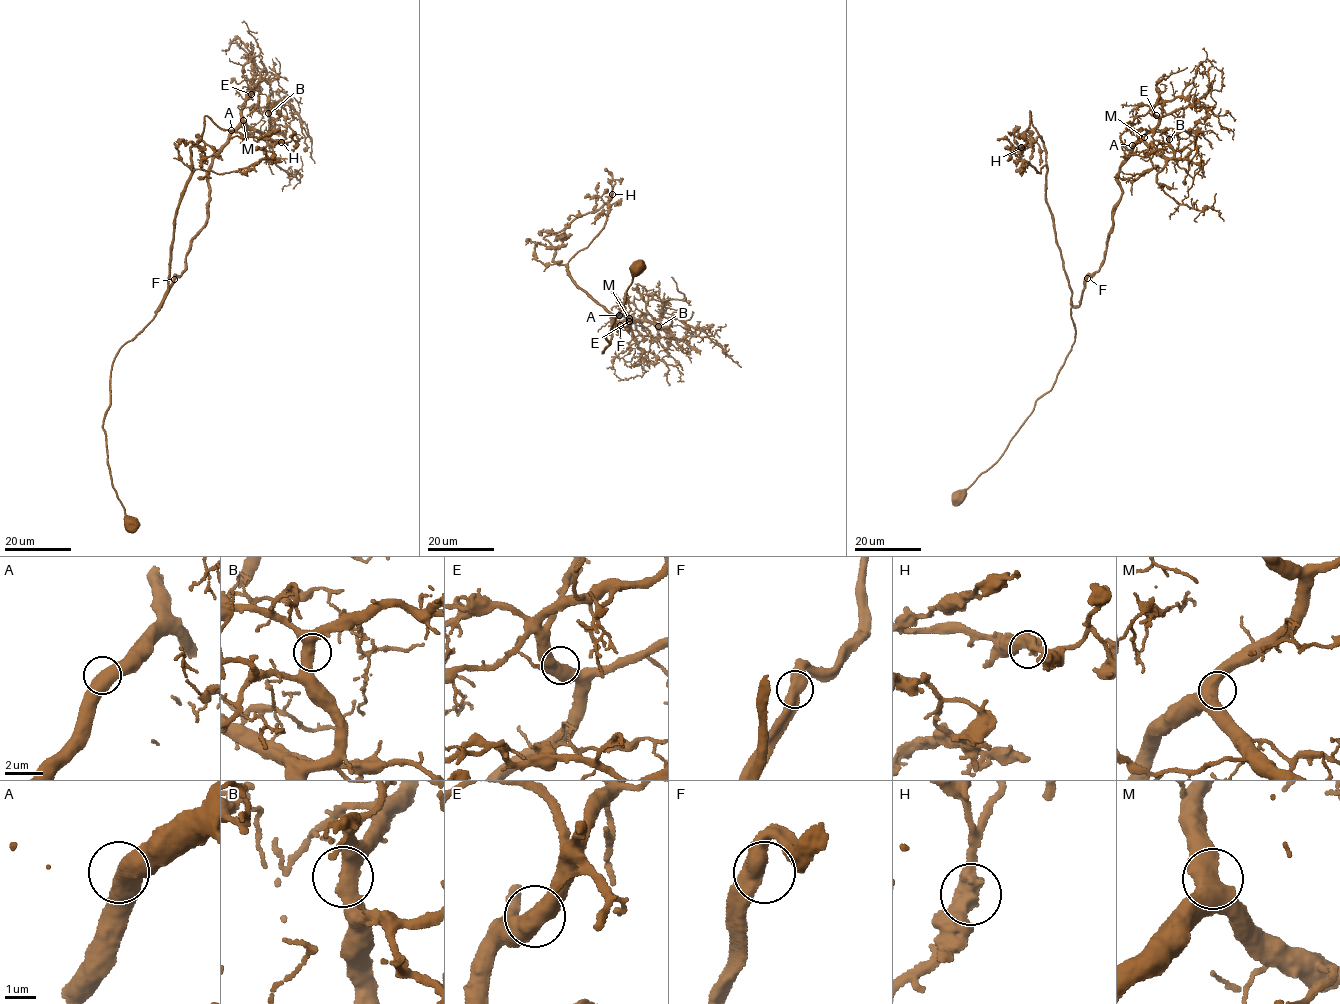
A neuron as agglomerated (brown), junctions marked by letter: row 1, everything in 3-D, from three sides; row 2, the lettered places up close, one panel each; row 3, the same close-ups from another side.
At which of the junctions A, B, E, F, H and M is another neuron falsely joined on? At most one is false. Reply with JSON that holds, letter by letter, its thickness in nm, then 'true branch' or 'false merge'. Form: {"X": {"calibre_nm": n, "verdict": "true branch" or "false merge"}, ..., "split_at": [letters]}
{"A": {"calibre_nm": 550, "verdict": "true branch"}, "B": {"calibre_nm": 480, "verdict": "true branch"}, "E": {"calibre_nm": 550, "verdict": "true branch"}, "F": {"calibre_nm": 550, "verdict": "true branch"}, "H": {"calibre_nm": 550, "verdict": "true branch"}, "M": {"calibre_nm": 650, "verdict": "true branch"}, "split_at": []}

